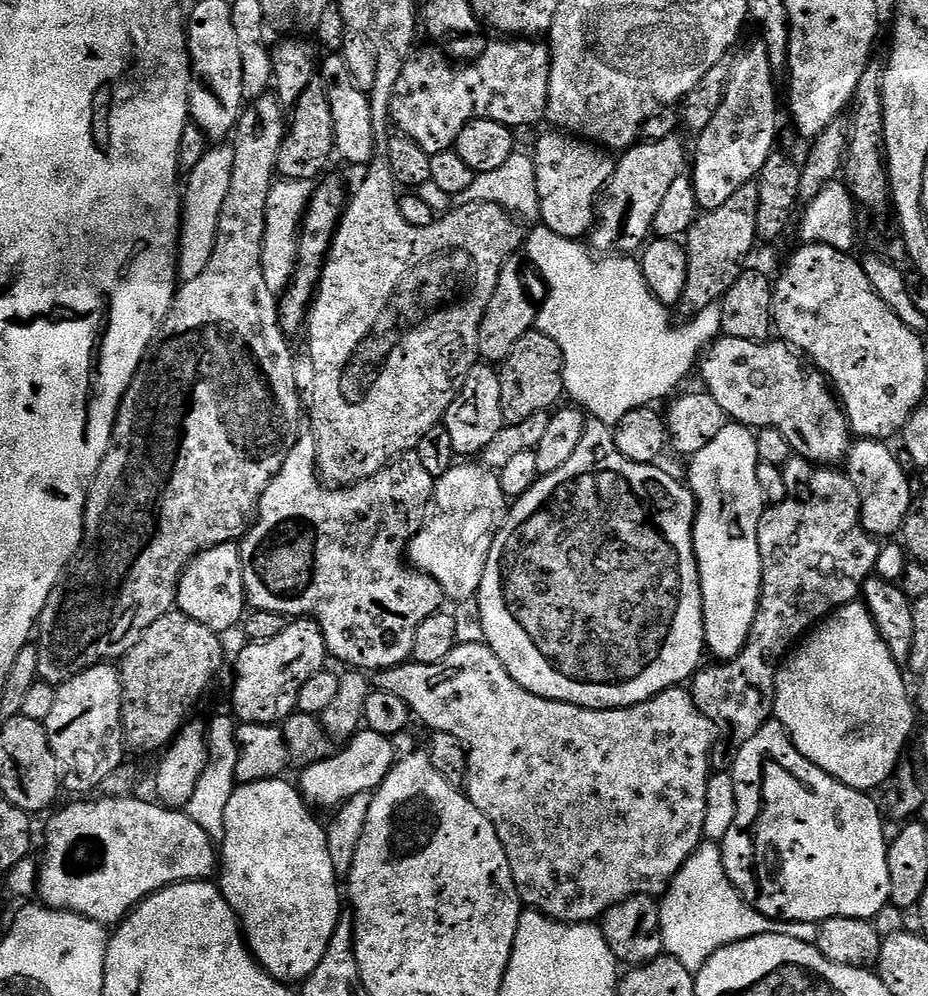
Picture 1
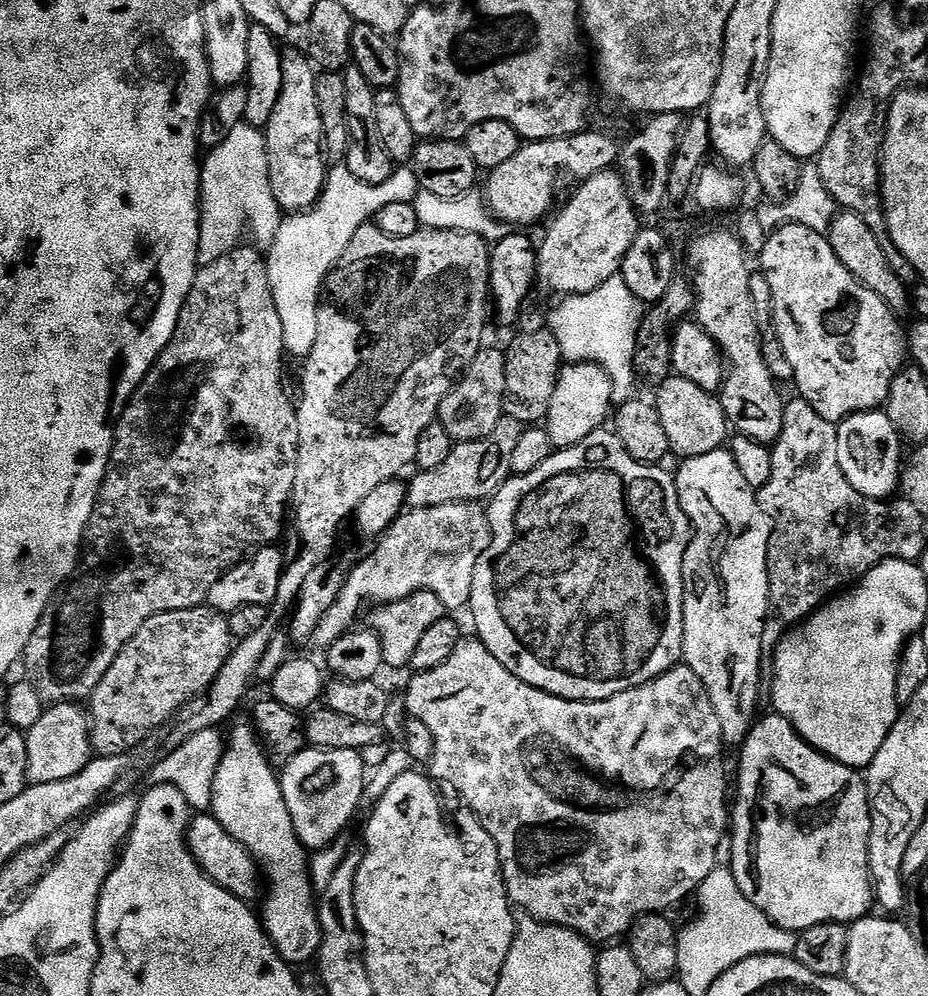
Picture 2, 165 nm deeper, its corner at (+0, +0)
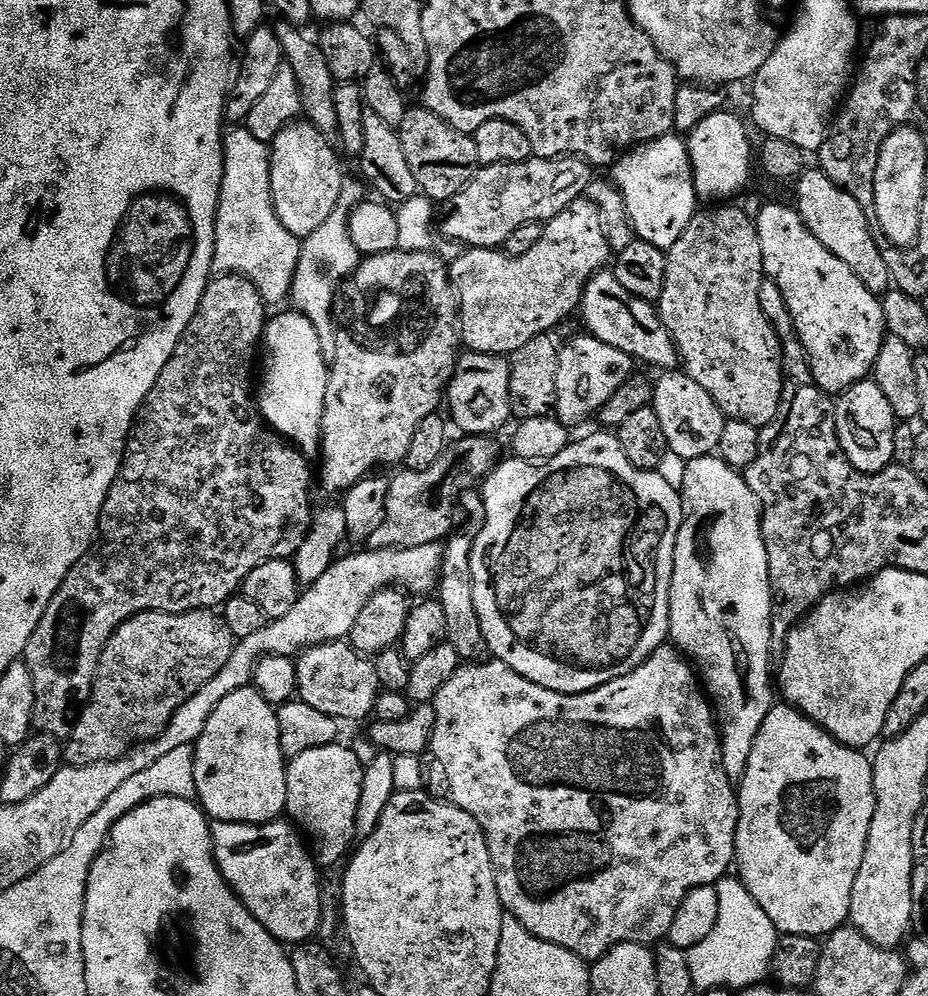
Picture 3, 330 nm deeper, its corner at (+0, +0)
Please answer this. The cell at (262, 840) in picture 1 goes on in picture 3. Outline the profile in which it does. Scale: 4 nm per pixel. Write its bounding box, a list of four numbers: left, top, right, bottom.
[194,687,288,824]

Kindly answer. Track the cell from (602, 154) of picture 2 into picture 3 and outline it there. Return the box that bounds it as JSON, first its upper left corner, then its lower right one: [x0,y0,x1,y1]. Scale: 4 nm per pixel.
[438,156,594,248]

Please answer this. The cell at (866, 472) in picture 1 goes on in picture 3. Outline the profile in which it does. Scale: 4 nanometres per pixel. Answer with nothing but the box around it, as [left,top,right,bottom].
[835,379,898,472]

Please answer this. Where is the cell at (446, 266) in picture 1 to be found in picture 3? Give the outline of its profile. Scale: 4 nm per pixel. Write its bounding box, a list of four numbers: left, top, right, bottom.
[318,250,462,494]

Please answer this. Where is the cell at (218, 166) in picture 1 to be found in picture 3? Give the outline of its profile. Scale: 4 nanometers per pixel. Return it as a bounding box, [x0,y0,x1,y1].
[213,127,301,301]

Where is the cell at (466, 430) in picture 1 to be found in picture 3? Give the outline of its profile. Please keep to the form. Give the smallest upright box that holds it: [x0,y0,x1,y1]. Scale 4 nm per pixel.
[446,351,513,436]

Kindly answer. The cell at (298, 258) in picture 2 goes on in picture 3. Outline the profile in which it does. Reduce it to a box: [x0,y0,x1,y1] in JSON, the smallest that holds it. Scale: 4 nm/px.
[289,178,366,362]

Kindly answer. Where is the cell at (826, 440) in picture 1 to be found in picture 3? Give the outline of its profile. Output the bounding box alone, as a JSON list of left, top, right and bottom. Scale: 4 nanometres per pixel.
[579,270,677,370]

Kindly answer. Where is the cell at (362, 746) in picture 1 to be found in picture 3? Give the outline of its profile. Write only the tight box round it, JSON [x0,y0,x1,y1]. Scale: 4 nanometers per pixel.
[287,743,364,866]

